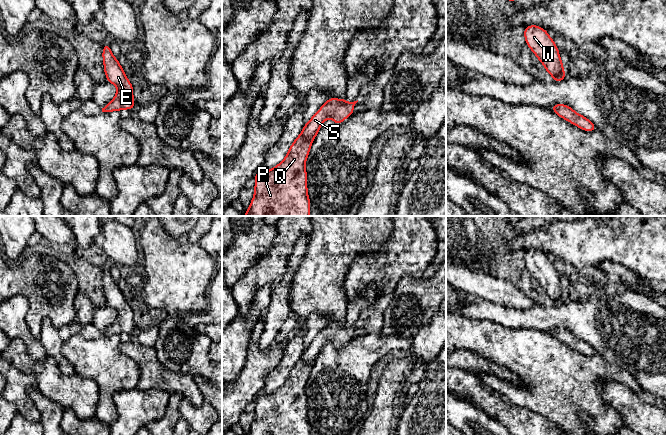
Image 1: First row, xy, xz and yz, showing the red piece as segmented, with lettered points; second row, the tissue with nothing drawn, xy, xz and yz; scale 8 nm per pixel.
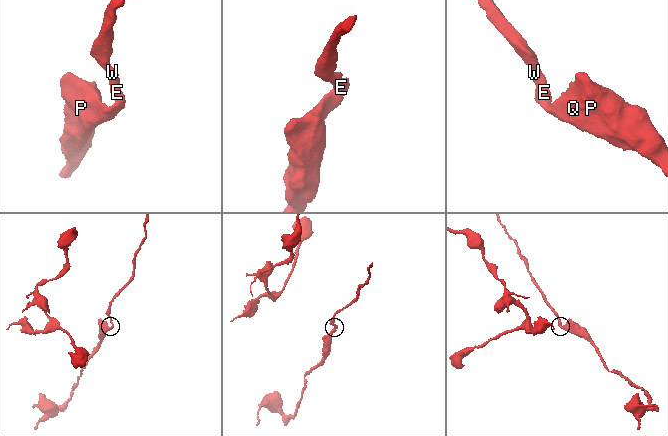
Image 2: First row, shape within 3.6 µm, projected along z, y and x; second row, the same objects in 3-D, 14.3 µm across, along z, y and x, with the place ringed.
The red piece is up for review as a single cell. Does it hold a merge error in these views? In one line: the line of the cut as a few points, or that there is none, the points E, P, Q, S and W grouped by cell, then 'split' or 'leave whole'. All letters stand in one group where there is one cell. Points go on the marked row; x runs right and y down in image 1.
no cut | E P Q S W | leave whole

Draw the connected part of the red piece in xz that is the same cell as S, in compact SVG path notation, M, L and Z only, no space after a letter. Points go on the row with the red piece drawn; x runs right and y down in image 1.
M328 99L303 126L284 160L271 170L257 172L254 197L243 216L310 216L305 163L320 127L327 118L340 125L358 102Z

